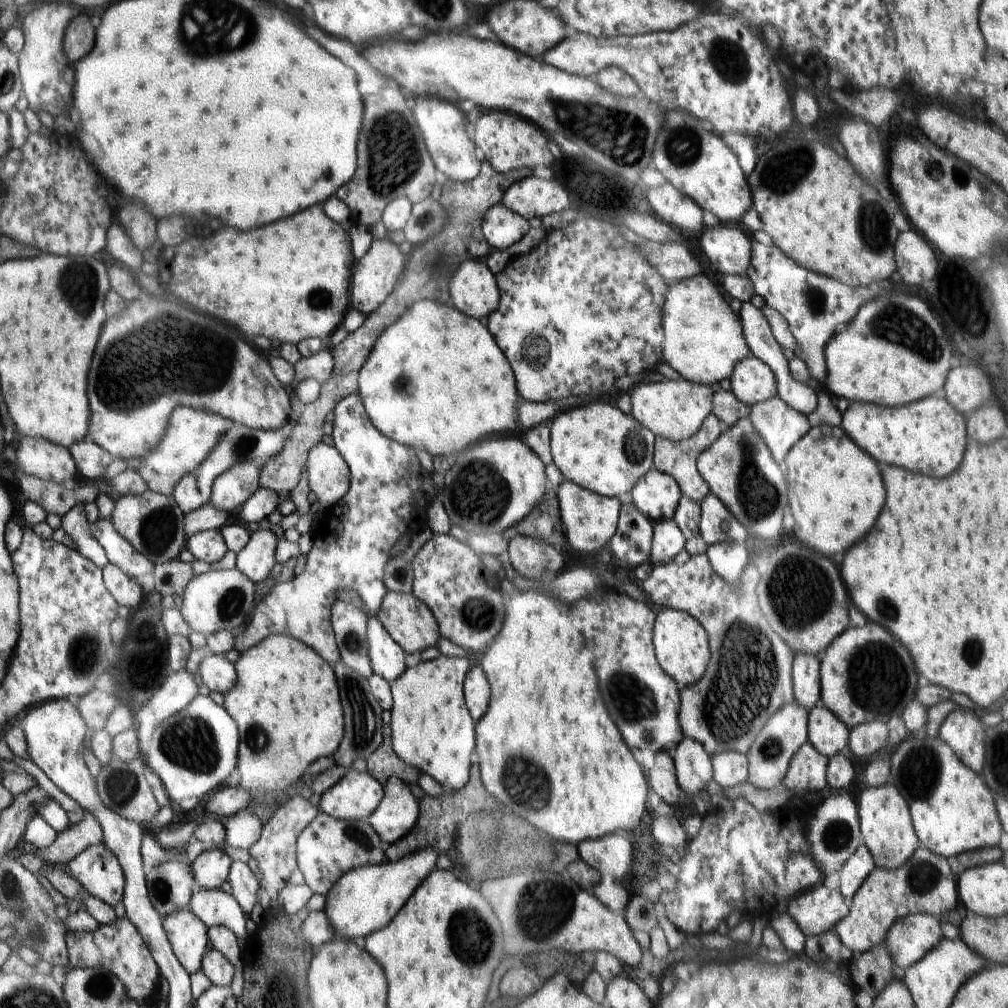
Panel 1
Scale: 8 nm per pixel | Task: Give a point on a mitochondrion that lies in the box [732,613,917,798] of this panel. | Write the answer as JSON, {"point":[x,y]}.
{"point":[878,674]}

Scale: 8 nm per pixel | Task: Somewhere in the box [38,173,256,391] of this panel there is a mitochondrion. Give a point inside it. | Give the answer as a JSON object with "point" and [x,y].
{"point":[78,284]}

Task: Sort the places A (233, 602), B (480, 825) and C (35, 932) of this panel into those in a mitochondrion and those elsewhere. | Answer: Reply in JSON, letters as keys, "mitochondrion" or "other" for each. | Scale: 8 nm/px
{"A":"mitochondrion","B":"mitochondrion","C":"mitochondrion"}

